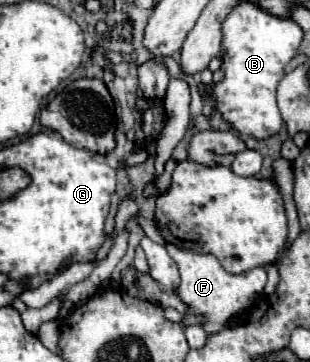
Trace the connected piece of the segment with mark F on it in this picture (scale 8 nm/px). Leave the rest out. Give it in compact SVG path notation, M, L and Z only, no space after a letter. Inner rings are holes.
M171 243L167 245L167 251L175 259L175 263L179 267L179 275L181 275L181 285L179 285L177 293L191 307L183 325L199 323L205 327L205 331L209 335L219 333L229 323L229 319L237 311L247 309L253 303L253 299L257 295L261 295L261 291L265 287L265 281L267 281L265 267L255 267L245 273L233 275L233 273L227 273L223 269L223 265L219 263L219 259L211 253L203 253L203 251L195 251L195 249L179 249L177 245L171 245Z

